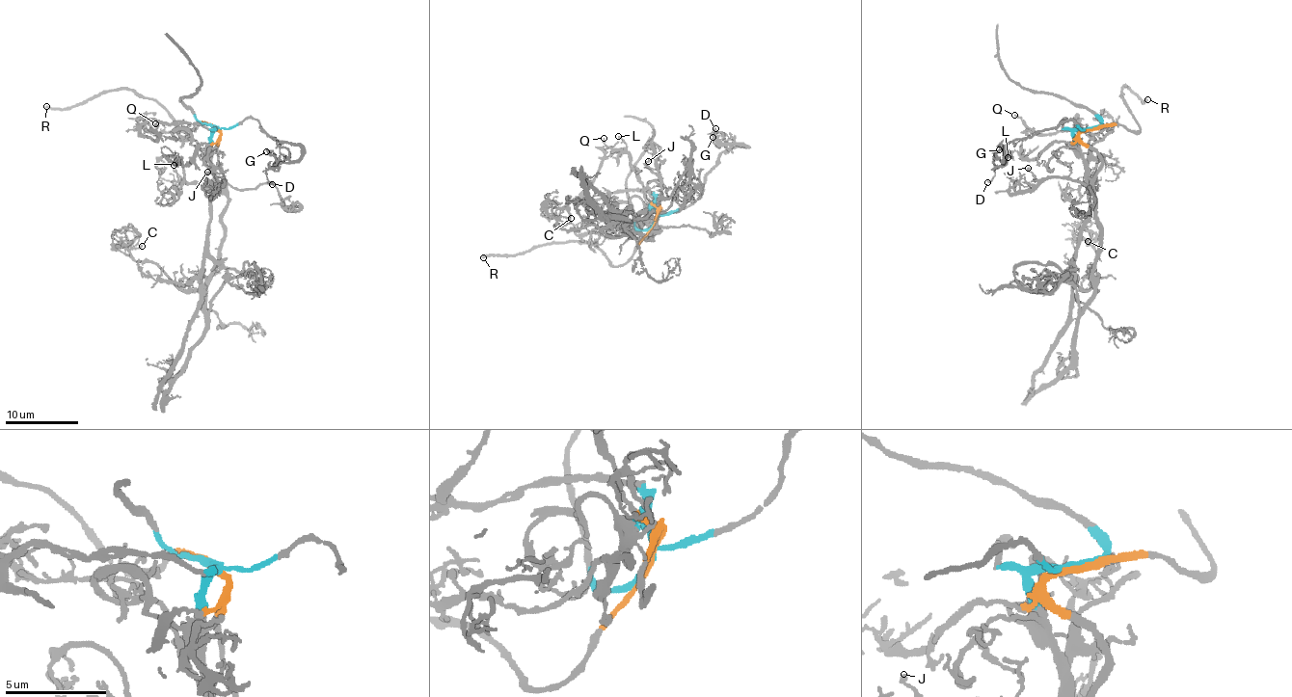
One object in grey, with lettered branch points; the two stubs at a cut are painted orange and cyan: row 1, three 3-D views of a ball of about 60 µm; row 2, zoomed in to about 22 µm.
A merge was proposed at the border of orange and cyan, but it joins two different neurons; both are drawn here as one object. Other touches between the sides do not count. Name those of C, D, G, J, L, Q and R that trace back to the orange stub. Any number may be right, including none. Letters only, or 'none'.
C, J, L, R

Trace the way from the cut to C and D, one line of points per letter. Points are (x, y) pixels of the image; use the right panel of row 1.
C: (1091, 129), (1080, 135), (1100, 160), (1094, 181), (1099, 243), (1096, 290), (1090, 270), (1099, 256), (1088, 241)
D: (1091, 127), (1083, 130), (1072, 120), (1065, 120), (1013, 141), (1006, 147), (1004, 161), (994, 169), (988, 182)

